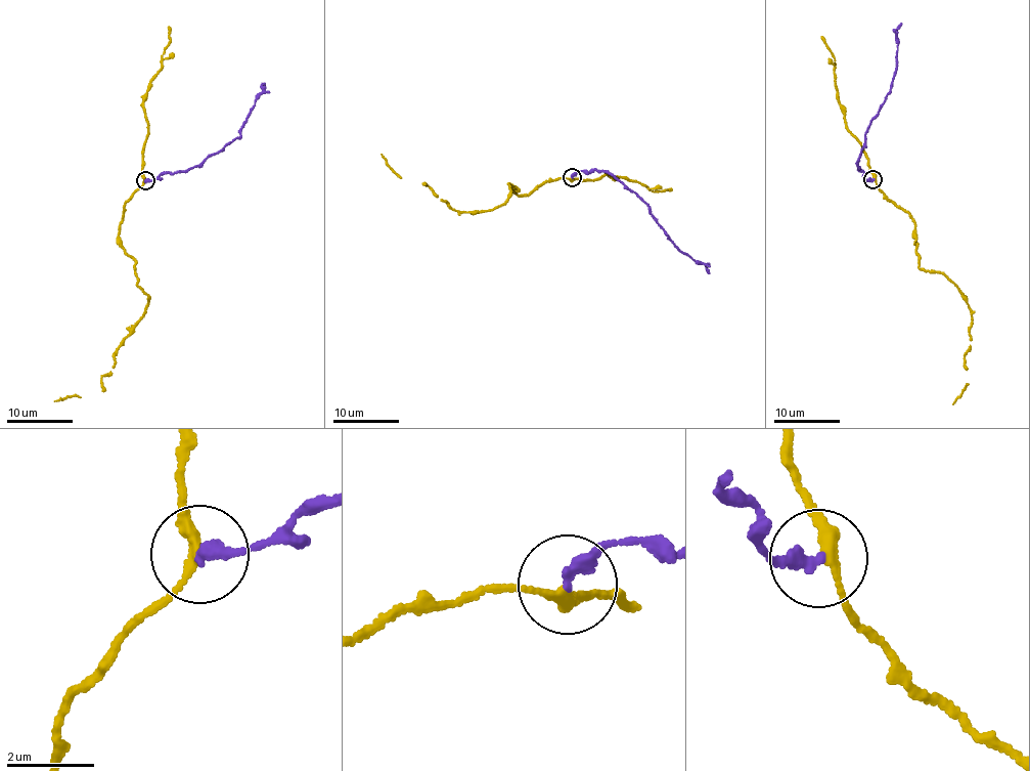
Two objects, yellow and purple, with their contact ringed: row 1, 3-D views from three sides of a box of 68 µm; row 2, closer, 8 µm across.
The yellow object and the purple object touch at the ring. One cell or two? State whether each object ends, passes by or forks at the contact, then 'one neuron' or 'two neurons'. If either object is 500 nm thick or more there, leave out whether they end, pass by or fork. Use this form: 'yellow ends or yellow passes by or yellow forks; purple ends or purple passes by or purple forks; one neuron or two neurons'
yellow passes by; purple ends; two neurons

